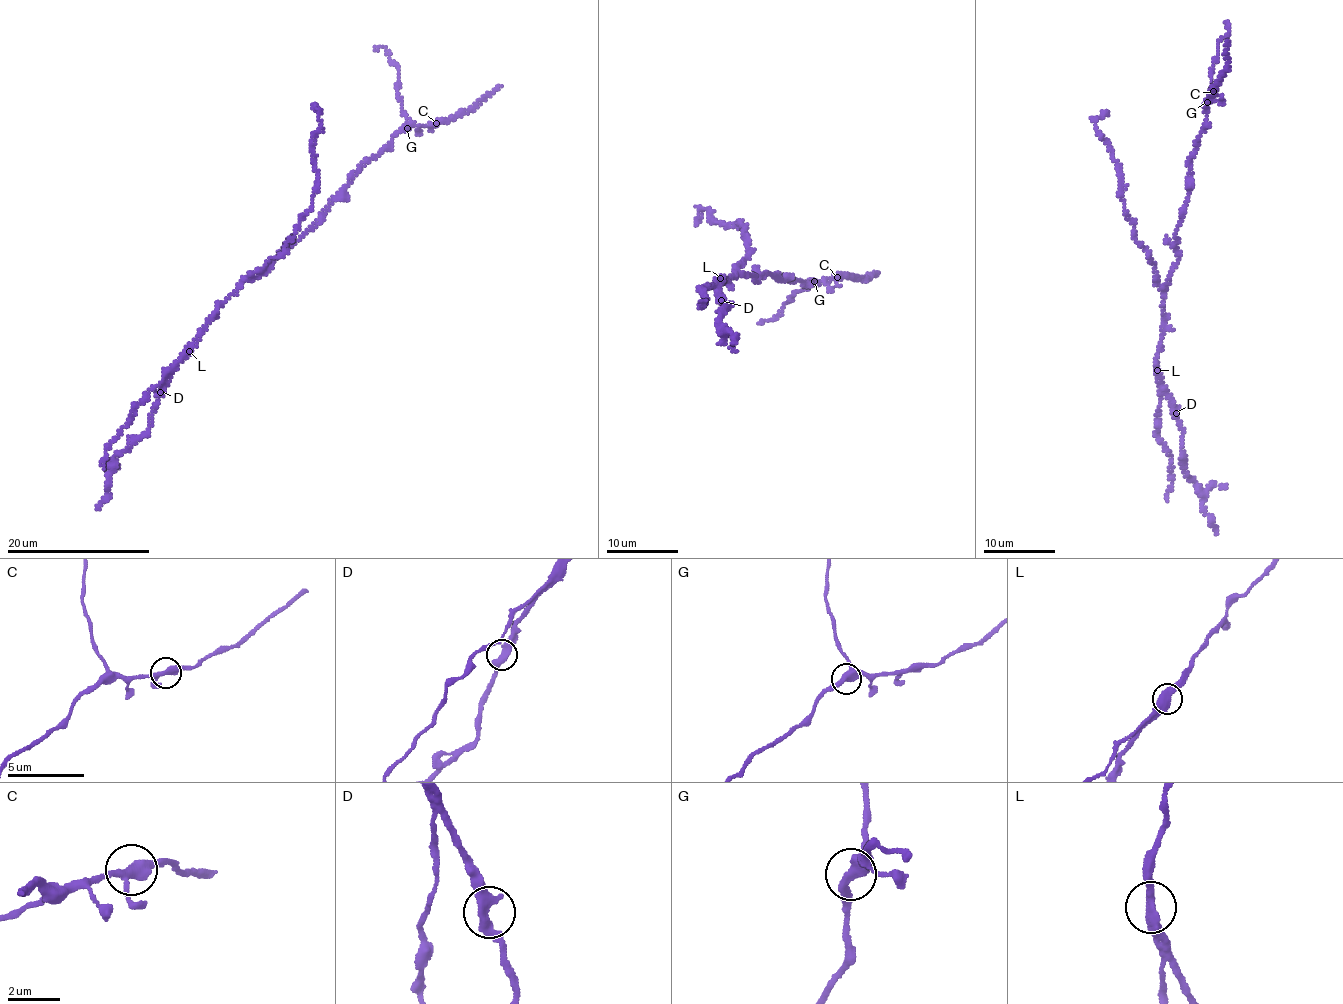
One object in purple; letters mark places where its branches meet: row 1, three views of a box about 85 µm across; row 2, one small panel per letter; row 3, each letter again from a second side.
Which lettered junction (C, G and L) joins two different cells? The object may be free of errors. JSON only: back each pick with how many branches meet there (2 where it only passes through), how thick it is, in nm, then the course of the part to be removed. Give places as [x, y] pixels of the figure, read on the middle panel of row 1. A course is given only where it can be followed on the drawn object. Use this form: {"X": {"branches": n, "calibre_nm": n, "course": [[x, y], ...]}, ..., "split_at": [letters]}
{"L": {"branches": 2, "calibre_nm": 440, "course": [[720, 279], [718, 293], [723, 296], [724, 307], [731, 304], [719, 323], [725, 331], [730, 329], [734, 343]]}, "split_at": ["L"]}

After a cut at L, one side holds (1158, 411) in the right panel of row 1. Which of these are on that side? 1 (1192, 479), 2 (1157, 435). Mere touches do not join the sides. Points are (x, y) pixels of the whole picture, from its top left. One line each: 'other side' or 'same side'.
1: other side
2: same side

